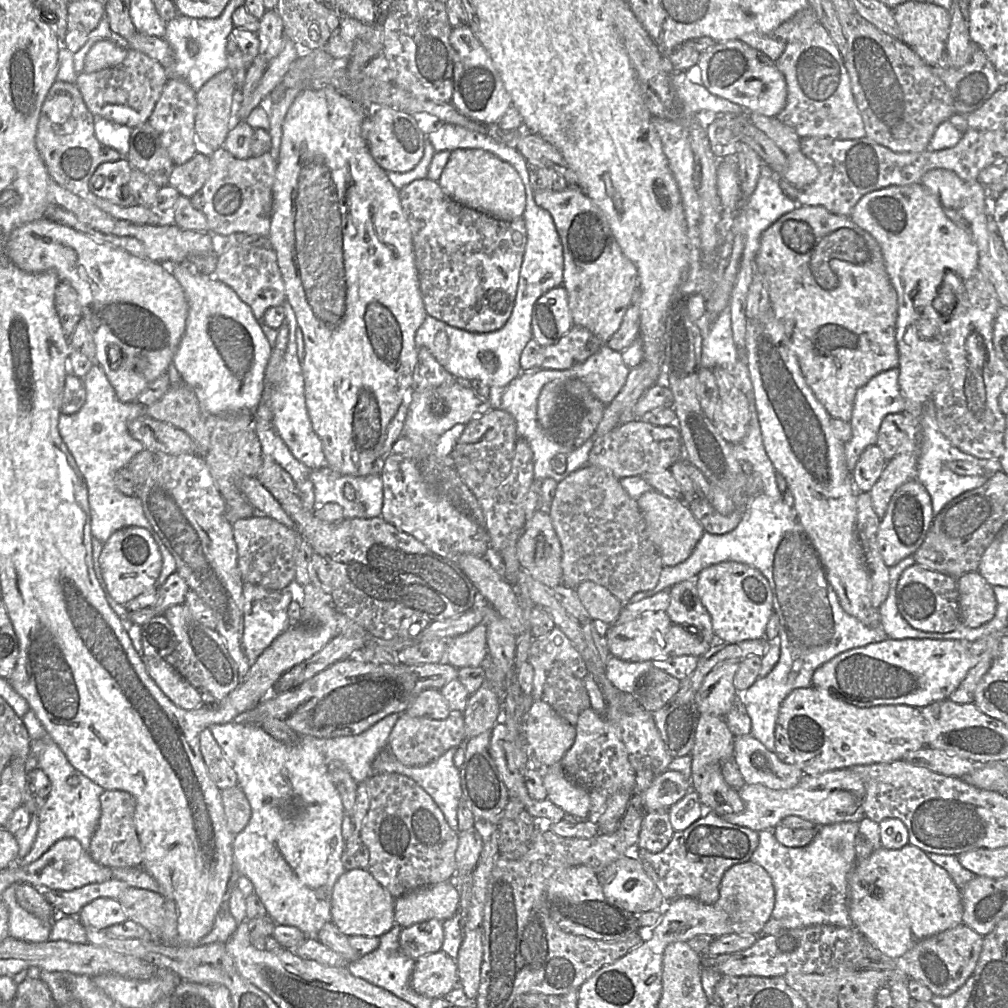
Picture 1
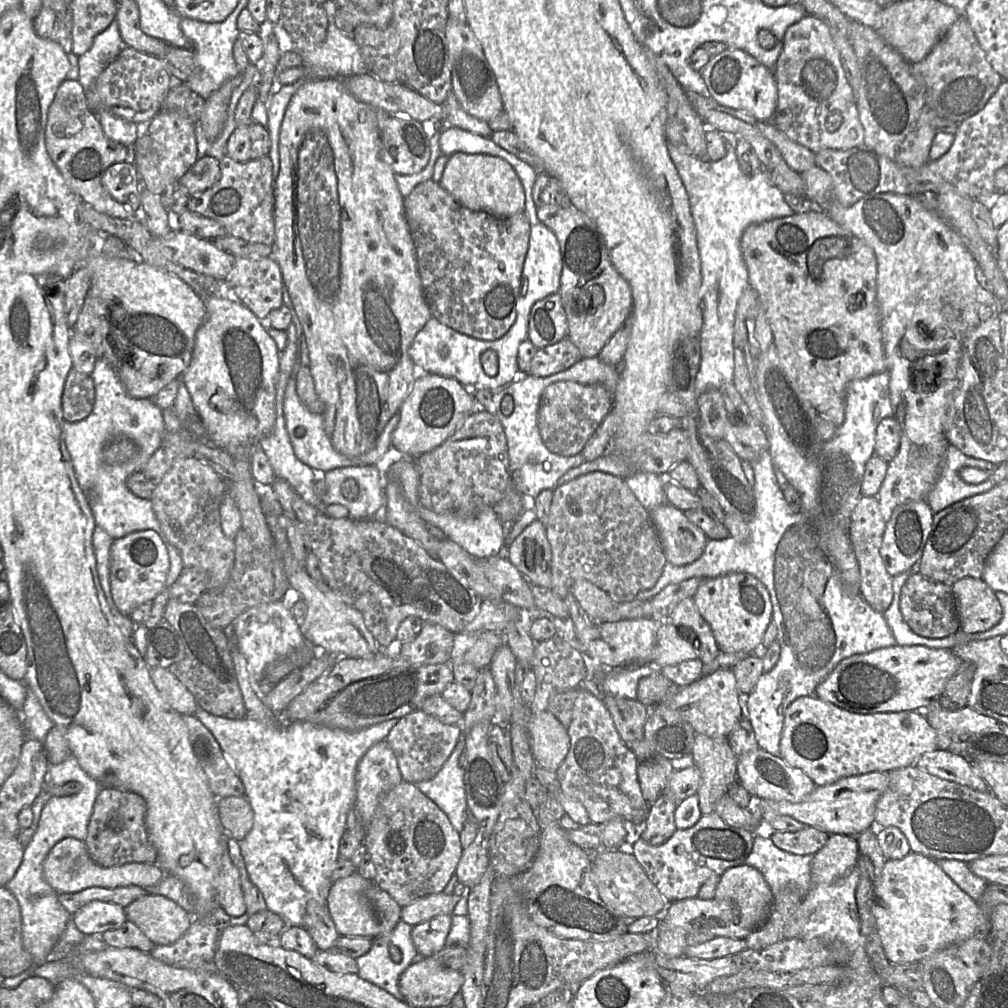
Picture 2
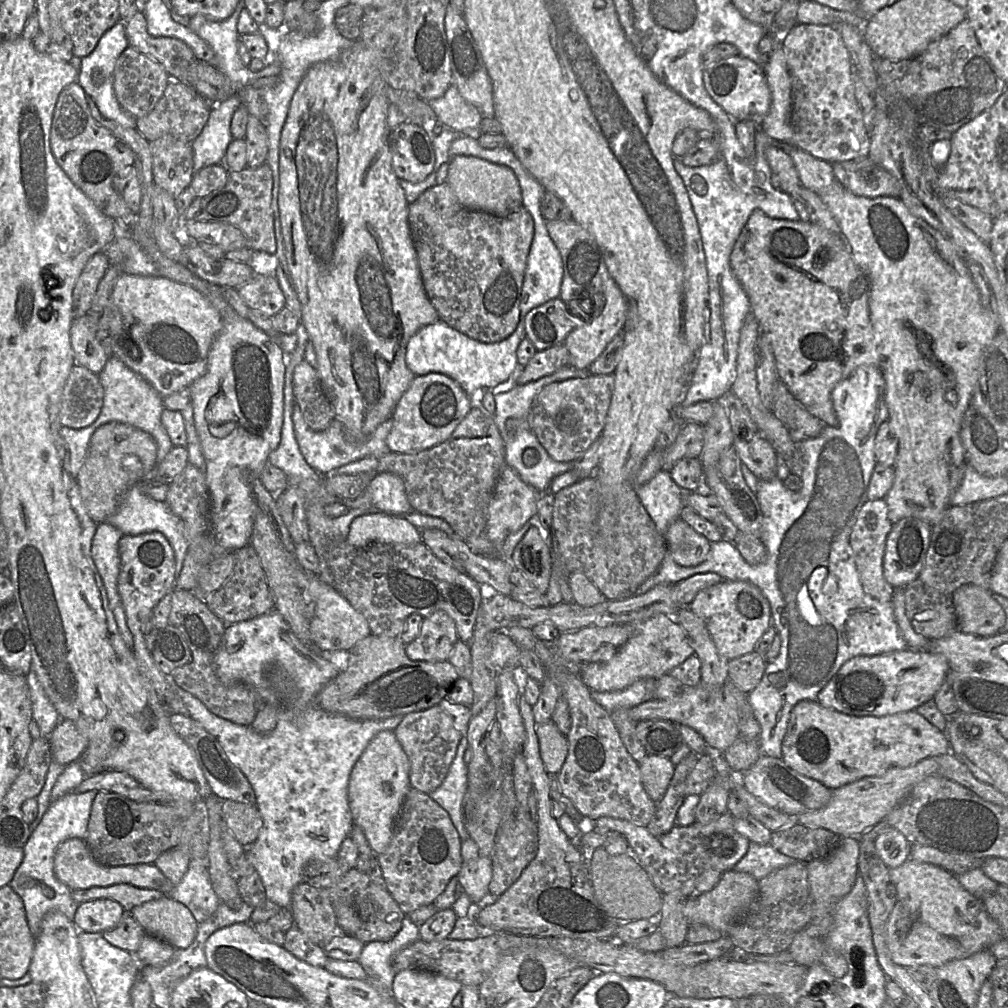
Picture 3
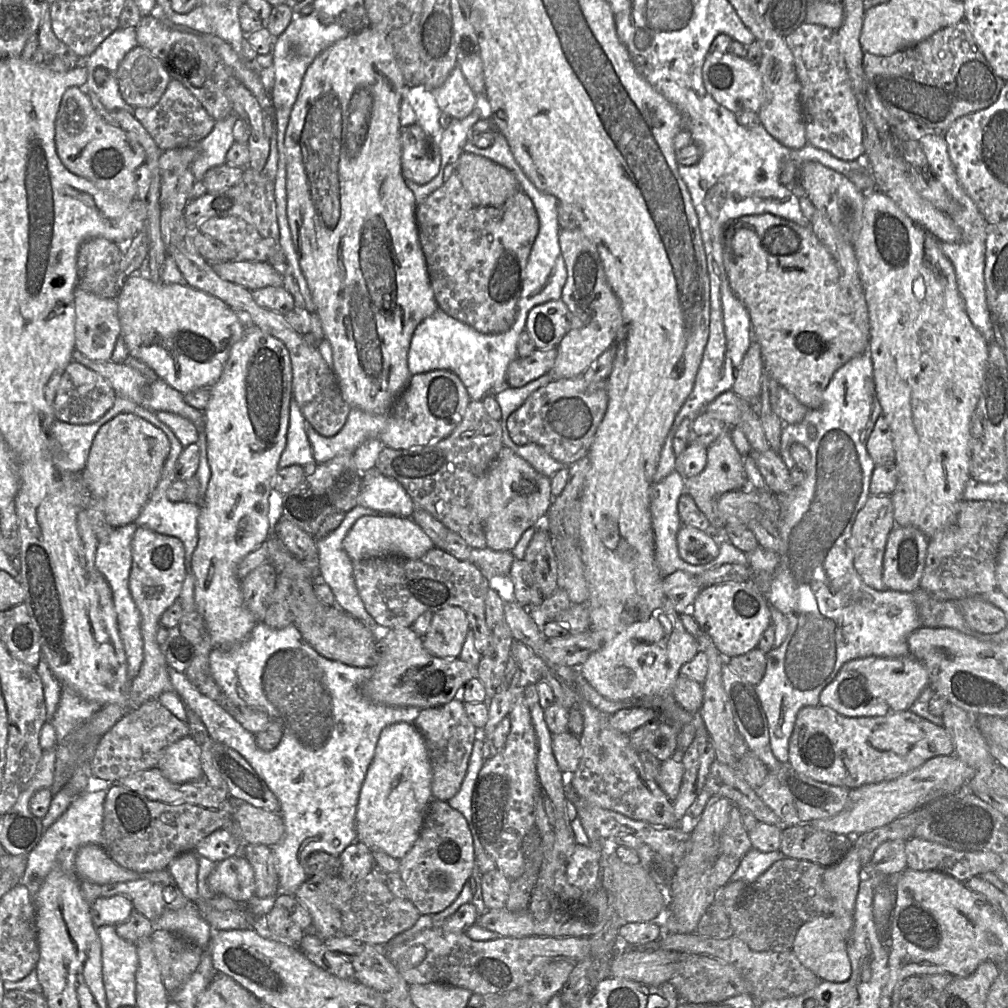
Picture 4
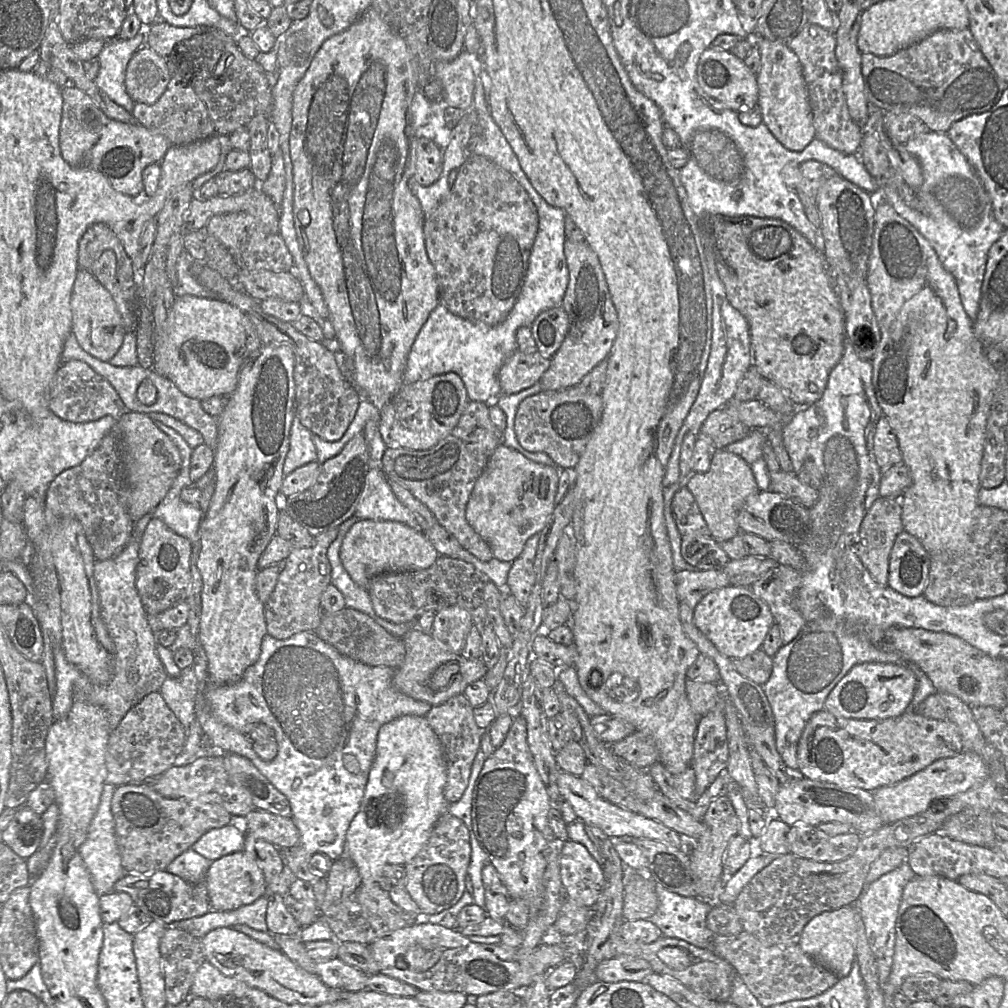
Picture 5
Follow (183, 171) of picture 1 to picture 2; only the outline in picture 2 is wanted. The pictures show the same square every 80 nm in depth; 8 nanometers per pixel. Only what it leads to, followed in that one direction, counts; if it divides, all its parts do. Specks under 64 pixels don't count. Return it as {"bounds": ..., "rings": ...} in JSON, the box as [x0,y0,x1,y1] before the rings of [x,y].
{"bounds":[177,156,221,195],"rings":[[[200,156],[189,170],[177,181],[191,195],[211,188],[221,176],[219,160],[211,156]]]}

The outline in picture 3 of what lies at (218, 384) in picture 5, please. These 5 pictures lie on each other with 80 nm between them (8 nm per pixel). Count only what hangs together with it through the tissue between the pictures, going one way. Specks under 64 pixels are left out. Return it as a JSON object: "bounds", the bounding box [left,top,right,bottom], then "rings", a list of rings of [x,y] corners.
{"bounds":[97,273,222,397],"rings":[[[122,273],[116,281],[110,303],[99,318],[97,337],[110,357],[120,359],[164,397],[189,388],[206,372],[210,349],[222,327],[221,313],[195,288],[162,276]]]}

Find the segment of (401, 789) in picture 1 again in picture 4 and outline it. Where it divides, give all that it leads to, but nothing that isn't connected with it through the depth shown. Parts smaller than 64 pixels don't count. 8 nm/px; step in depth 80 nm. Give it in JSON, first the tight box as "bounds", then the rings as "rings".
{"bounds":[399,798,474,915],"rings":[[[433,798],[417,840],[399,860],[399,874],[407,889],[408,899],[421,915],[443,911],[459,896],[474,865],[472,836],[463,815],[447,802]]]}

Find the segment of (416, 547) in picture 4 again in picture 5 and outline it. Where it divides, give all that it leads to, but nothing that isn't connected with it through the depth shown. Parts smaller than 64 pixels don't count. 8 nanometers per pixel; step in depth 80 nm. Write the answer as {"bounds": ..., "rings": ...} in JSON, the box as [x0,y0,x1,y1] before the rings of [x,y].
{"bounds":[340,520,440,589],"rings":[[[359,520],[349,529],[340,547],[341,562],[351,579],[363,589],[368,588],[375,576],[385,572],[418,571],[429,568],[440,554],[419,529],[403,523],[383,520]]]}

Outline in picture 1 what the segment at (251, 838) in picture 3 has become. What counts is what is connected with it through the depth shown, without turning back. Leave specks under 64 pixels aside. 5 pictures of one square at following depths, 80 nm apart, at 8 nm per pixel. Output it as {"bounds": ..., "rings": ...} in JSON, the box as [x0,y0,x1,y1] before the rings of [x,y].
{"bounds":[221,786,252,835],"rings":[[[240,786],[221,791],[227,824],[233,835],[239,834],[249,823],[252,810],[250,803]]]}

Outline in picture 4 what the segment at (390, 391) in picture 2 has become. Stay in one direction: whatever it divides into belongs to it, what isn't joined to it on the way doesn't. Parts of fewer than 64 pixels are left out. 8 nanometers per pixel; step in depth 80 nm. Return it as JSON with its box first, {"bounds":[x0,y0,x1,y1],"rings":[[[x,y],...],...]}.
{"bounds":[284,26,438,415],"rings":[[[370,26],[357,33],[349,33],[321,52],[307,68],[290,114],[284,140],[288,223],[299,265],[322,325],[324,339],[331,347],[331,368],[337,378],[344,401],[351,408],[358,408],[370,414],[386,415],[395,399],[408,384],[411,378],[408,352],[413,333],[424,319],[438,310],[419,240],[415,217],[417,202],[405,183],[406,179],[401,168],[400,106],[406,87],[393,48],[382,33]]]}

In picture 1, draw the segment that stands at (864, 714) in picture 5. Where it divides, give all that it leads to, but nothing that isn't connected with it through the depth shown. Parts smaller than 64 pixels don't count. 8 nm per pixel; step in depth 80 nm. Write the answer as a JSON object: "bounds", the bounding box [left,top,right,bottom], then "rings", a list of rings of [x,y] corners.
{"bounds":[812,638,975,708],"rings":[[[886,638],[845,651],[817,668],[812,685],[851,705],[908,705],[924,708],[947,699],[975,665],[969,643],[963,640]]]}

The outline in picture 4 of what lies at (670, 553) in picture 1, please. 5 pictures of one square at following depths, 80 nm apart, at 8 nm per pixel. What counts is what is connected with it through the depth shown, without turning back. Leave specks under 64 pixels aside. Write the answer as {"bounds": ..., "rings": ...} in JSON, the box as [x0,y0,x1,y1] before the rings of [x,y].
{"bounds":[677,524,719,565],"rings":[[[682,524],[677,533],[677,545],[680,557],[692,565],[707,564],[719,554],[719,543],[714,537]]]}

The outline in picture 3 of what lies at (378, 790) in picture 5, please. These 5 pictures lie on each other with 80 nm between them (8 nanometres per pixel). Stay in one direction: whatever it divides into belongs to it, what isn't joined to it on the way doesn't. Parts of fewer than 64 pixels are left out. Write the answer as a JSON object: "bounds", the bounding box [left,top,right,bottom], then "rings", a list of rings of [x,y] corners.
{"bounds":[348,730,411,855],"rings":[[[386,730],[374,737],[357,760],[351,772],[348,796],[353,821],[365,833],[368,844],[377,855],[385,852],[392,840],[396,818],[404,798],[411,788],[409,771],[410,764],[408,757],[398,742],[394,731]]]}

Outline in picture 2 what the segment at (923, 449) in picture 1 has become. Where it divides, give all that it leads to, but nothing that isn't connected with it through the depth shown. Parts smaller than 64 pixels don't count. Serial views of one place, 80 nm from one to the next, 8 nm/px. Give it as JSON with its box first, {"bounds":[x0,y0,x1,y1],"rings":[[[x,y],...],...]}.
{"bounds":[926,444,1000,513],"rings":[[[950,444],[947,449],[945,465],[926,500],[934,513],[974,495],[982,494],[1000,483],[989,478],[981,483],[970,484],[961,479],[959,471],[963,467],[974,467],[995,472],[998,465],[963,454]]]}

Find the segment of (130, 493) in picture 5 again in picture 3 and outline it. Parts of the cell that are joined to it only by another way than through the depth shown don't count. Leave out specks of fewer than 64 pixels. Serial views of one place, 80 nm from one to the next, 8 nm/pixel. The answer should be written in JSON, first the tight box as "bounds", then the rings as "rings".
{"bounds":[76,421,157,523],"rings":[[[116,421],[100,426],[91,437],[87,458],[76,477],[90,517],[96,523],[107,522],[127,490],[144,480],[157,464],[157,445],[150,434]]]}

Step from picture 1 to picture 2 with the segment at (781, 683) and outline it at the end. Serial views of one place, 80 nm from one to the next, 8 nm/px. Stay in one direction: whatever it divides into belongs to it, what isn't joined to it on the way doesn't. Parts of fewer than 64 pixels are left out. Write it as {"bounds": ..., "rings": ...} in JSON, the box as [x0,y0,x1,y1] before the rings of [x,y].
{"bounds":[635,451,897,757],"rings":[[[769,451],[763,452],[756,460],[749,463],[754,472],[752,489],[756,500],[755,516],[748,523],[749,540],[739,542],[732,536],[722,540],[708,539],[703,554],[696,561],[683,566],[677,566],[667,561],[656,584],[650,589],[638,592],[635,599],[650,600],[668,585],[694,577],[707,579],[730,573],[751,574],[766,586],[772,602],[772,621],[777,625],[776,640],[780,643],[781,652],[776,665],[759,678],[751,693],[744,696],[743,707],[745,717],[752,725],[759,747],[779,757],[785,711],[795,699],[815,694],[817,686],[843,659],[855,654],[865,654],[891,647],[897,643],[883,613],[874,610],[860,594],[852,595],[845,589],[838,569],[826,549],[819,522],[801,511],[791,510],[778,485]]]}

